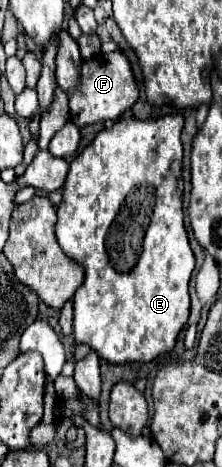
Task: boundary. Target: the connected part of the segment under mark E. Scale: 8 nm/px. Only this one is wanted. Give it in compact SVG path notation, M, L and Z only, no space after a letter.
M170 114L158 120L136 120L136 118L122 118L114 122L112 128L102 130L90 146L86 146L70 164L68 178L62 188L62 202L58 204L58 220L56 220L56 238L60 248L68 258L78 262L84 268L84 284L76 290L74 302L74 342L88 344L102 360L110 364L128 364L128 362L152 362L164 352L174 350L176 340L184 324L188 322L190 314L190 296L188 296L188 282L196 266L194 252L188 242L188 232L184 226L184 210L182 210L182 190L178 188L178 178L172 172L174 162L182 162L182 132L184 118L180 114Z

